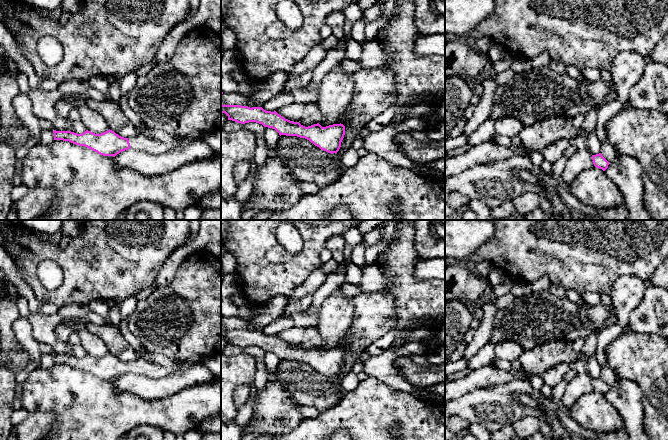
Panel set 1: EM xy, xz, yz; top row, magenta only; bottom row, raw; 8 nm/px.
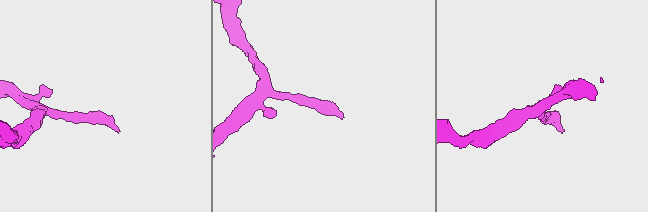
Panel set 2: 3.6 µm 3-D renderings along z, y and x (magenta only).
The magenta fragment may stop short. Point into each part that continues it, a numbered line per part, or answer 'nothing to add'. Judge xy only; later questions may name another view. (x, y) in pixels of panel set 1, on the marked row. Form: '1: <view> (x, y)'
1: xy (140, 142)

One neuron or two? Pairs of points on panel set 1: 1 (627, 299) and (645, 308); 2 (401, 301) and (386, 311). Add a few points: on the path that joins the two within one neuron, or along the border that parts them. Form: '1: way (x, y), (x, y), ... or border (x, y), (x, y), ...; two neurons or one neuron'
1: border (646, 287), (641, 300), (629, 316), (627, 324); two neurons
2: border (384, 290), (393, 298), (395, 328); two neurons

